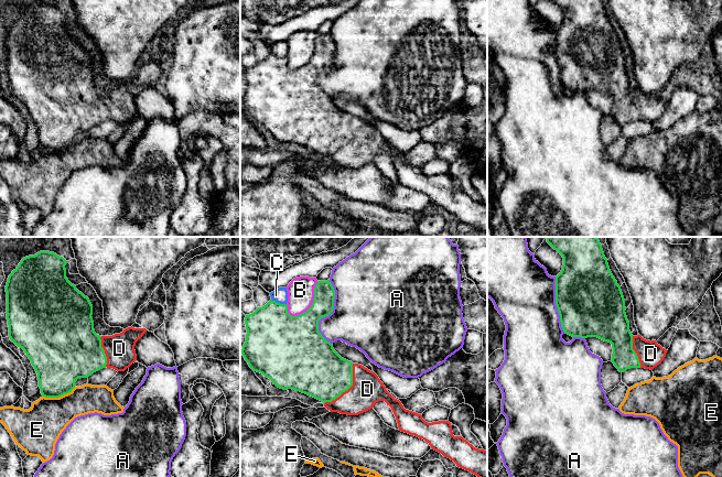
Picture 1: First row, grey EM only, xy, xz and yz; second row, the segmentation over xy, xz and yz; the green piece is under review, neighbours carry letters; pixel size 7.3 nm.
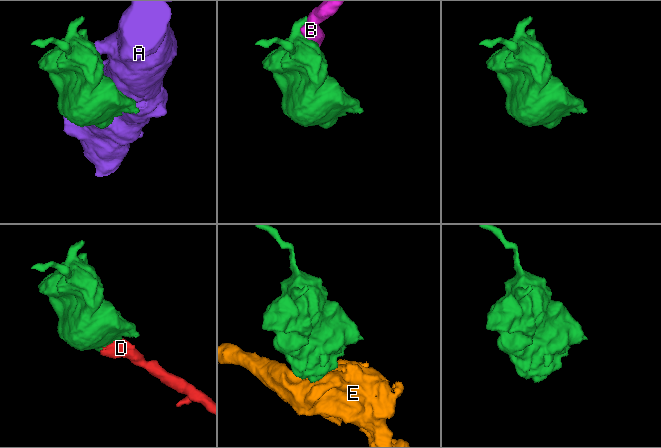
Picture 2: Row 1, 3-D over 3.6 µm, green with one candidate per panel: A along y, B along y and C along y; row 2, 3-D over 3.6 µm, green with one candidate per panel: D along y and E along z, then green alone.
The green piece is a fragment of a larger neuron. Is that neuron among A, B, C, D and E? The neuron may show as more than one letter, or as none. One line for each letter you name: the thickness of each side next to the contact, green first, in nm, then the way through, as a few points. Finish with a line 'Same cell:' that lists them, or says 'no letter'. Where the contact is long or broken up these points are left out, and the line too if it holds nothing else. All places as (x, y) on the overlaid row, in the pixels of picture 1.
D: Thickness 380 nm (green) against 240 nm
Same cell: D

